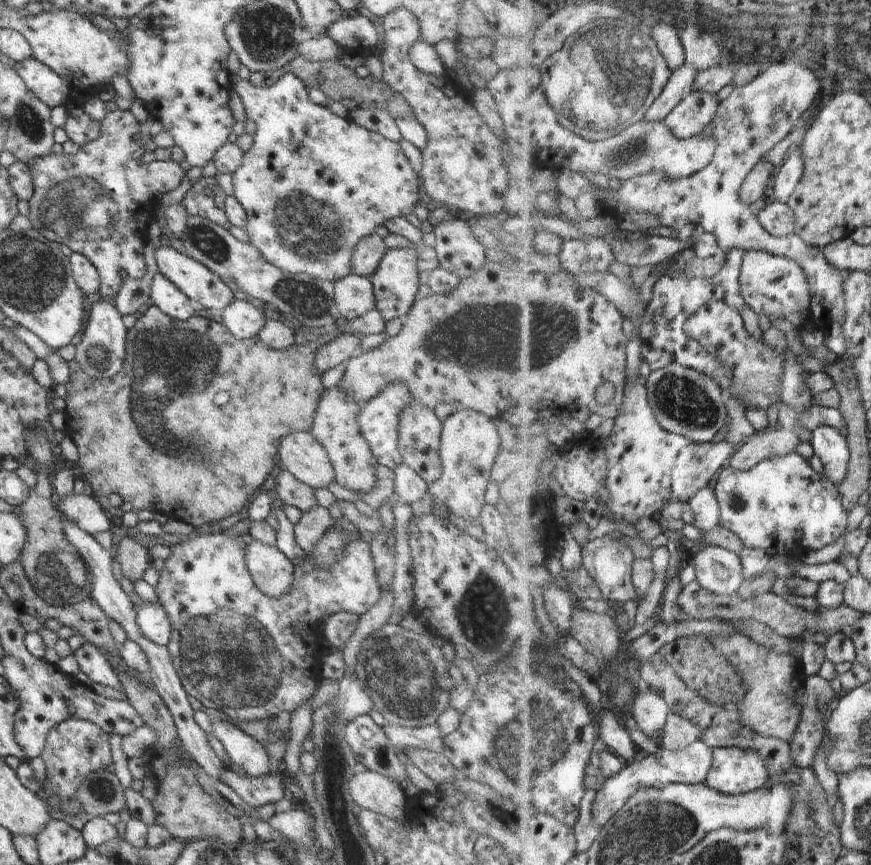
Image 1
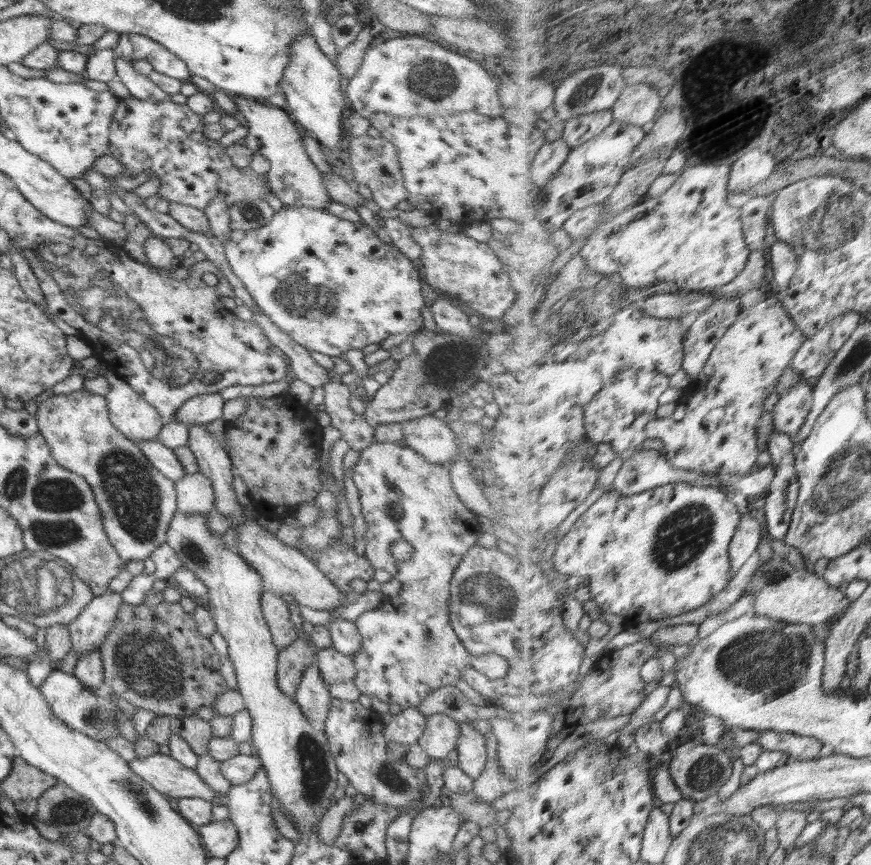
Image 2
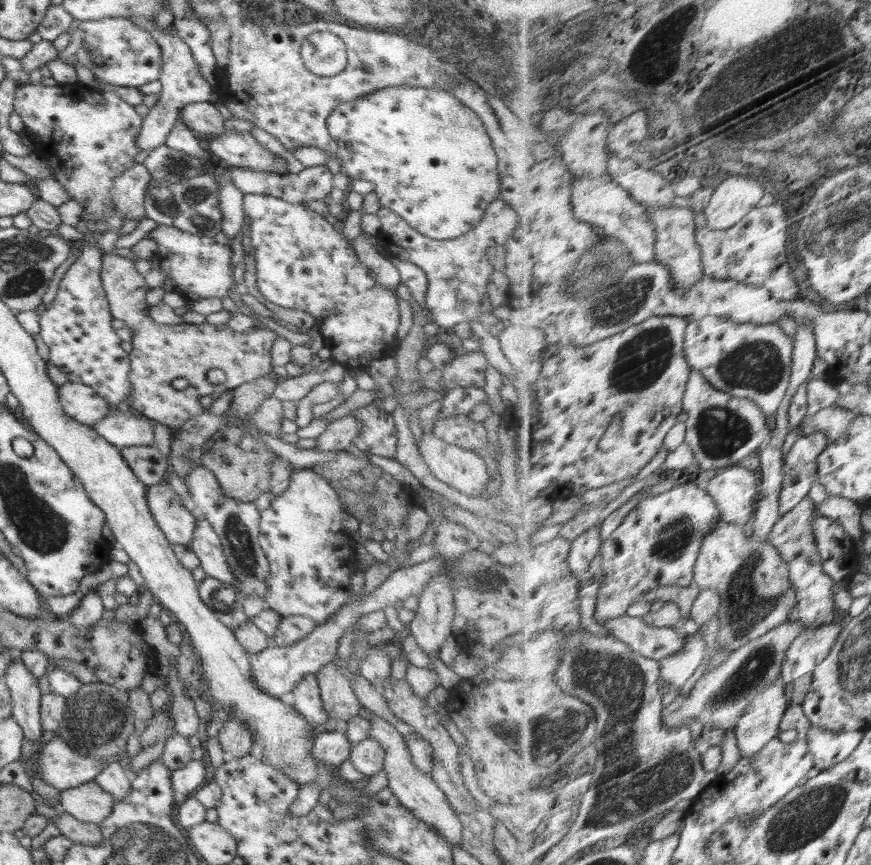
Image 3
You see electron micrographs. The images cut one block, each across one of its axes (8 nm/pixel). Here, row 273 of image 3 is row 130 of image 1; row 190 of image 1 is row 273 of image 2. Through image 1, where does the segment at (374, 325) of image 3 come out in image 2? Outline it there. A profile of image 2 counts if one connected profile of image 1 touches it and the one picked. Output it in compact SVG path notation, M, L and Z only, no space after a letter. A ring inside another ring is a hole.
M282 206L280 211L275 212L272 221L262 228L248 231L232 231L228 239L224 241L224 256L231 266L232 272L240 279L244 288L250 293L254 303L270 318L272 323L290 335L299 345L310 351L328 354L328 356L342 356L347 350L362 350L368 344L381 343L390 334L402 334L406 332L410 337L423 330L423 318L421 310L425 306L422 292L420 291L420 274L415 262L411 261L396 246L385 244L379 240L376 233L366 224L356 225L354 222L343 220L341 217L330 215L326 211L317 210L304 206Z

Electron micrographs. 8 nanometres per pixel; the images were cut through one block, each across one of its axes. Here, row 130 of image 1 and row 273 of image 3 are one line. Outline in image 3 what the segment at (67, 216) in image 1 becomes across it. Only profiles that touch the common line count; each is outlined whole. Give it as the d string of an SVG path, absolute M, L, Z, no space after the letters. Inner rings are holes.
M104 254L101 283L112 317L124 321L134 335L133 350L129 357L131 393L127 402L146 418L156 420L168 428L180 428L186 420L203 411L200 404L202 396L218 391L232 391L273 370L271 348L280 336L268 327L240 333L233 332L226 324L158 324L148 314L150 306L145 296L149 288L144 277L128 258L118 254ZM211 368L219 368L224 372L226 381L223 384L215 386L208 382L206 373ZM176 378L188 380L186 389L178 391L172 387L172 381Z

